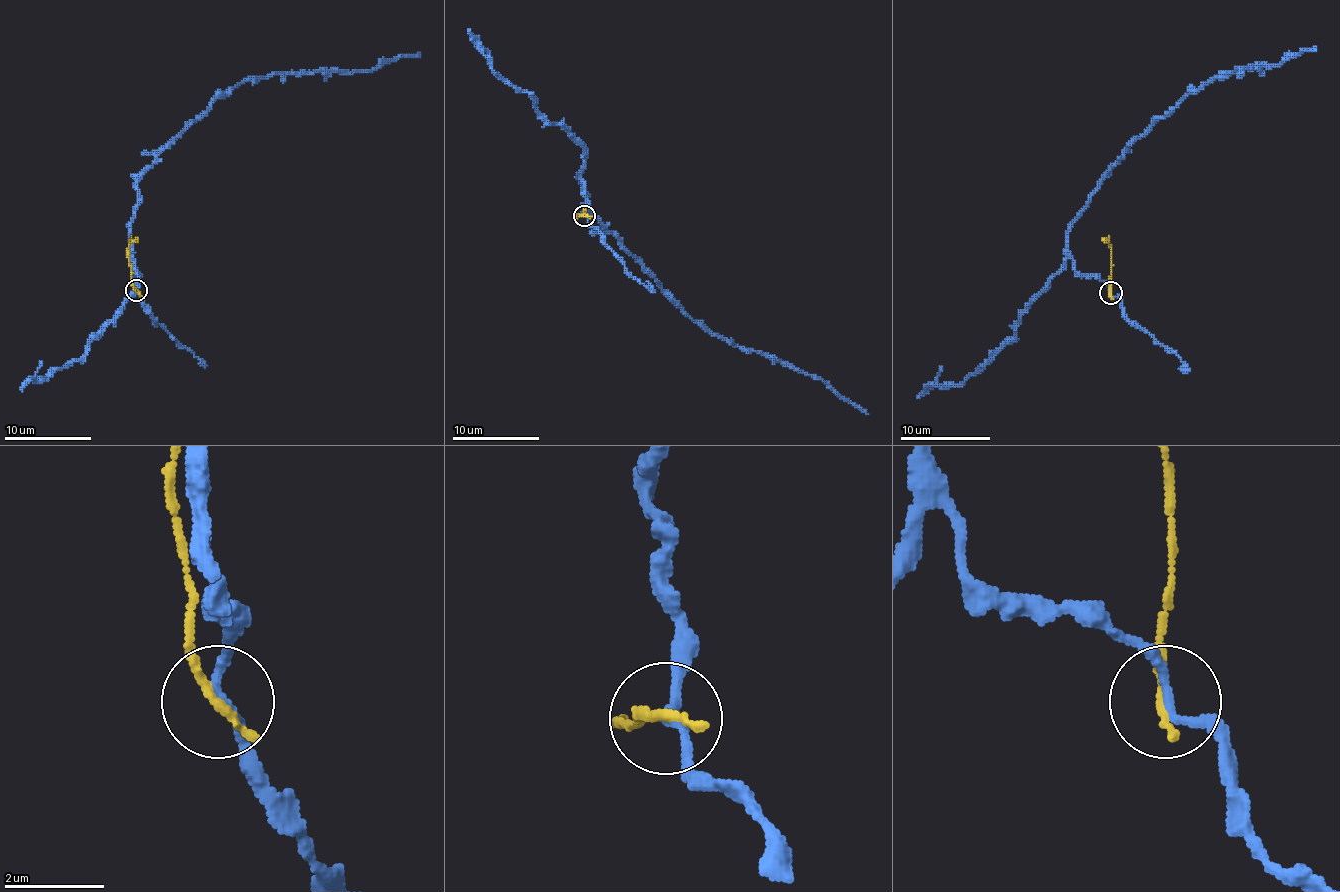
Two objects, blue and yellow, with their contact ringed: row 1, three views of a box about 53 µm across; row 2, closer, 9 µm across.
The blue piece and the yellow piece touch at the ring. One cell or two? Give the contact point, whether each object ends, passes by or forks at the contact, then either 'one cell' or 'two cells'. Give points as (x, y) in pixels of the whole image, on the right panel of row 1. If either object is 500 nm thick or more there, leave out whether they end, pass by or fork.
place (1110, 292); blue passes by; yellow ends; two cells

